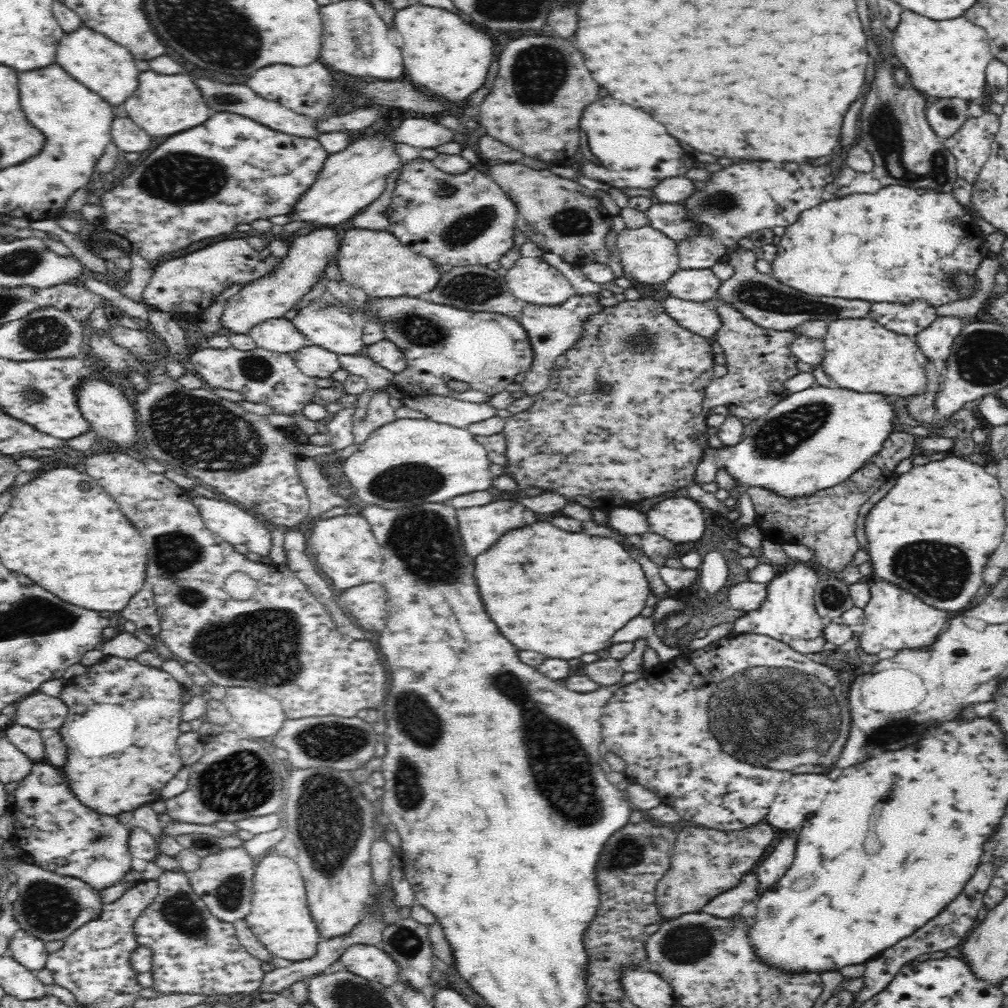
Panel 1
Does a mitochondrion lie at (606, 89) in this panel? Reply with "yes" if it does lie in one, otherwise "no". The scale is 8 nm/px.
no

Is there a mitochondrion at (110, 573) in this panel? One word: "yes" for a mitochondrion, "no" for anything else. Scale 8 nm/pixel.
no

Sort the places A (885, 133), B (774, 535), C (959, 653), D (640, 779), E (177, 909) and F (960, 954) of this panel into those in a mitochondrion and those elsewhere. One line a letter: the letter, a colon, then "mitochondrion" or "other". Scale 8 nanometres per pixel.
A: mitochondrion
B: other
C: other
D: other
E: mitochondrion
F: other

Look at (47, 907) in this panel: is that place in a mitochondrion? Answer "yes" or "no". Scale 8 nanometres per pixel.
yes

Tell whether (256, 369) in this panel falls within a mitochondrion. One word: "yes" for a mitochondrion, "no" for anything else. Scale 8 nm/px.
yes

